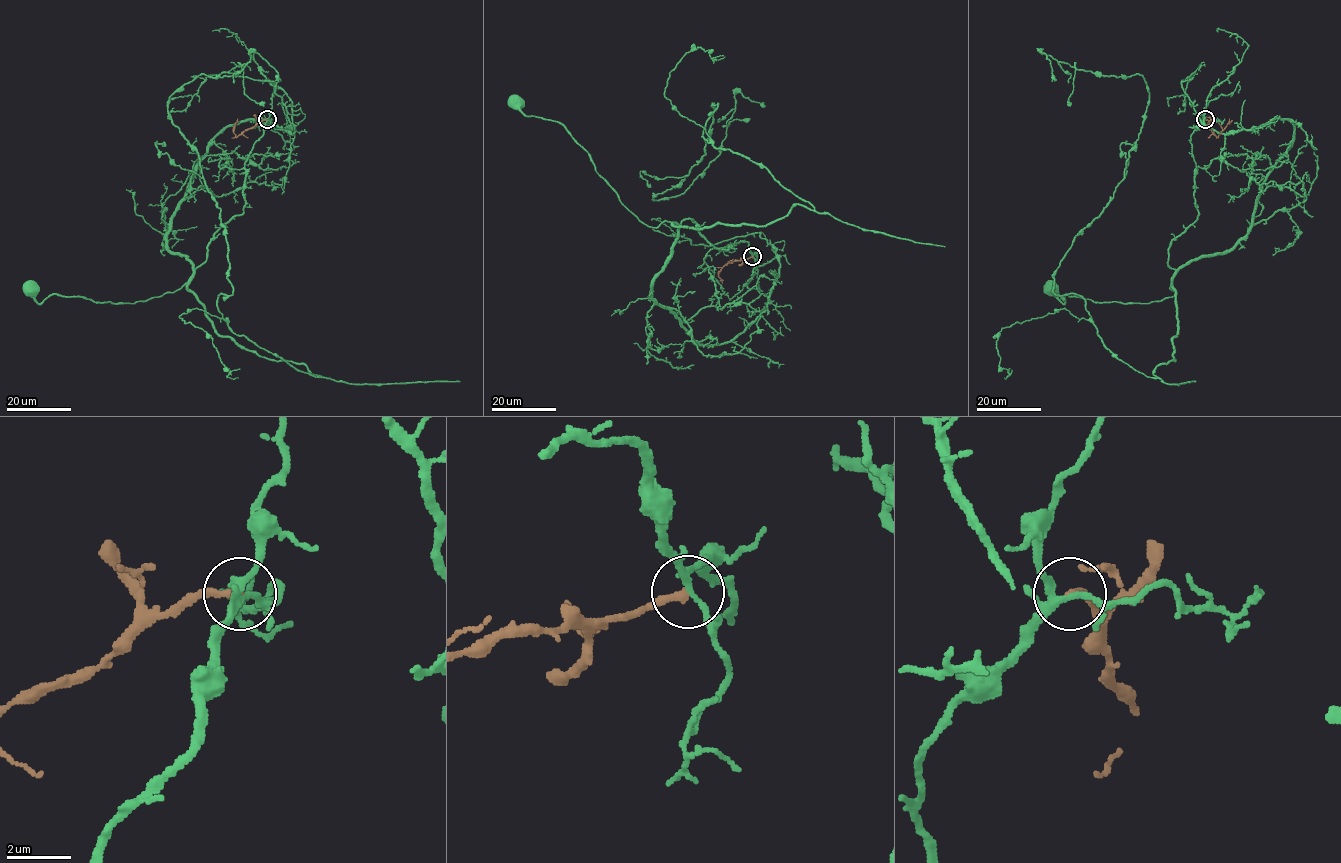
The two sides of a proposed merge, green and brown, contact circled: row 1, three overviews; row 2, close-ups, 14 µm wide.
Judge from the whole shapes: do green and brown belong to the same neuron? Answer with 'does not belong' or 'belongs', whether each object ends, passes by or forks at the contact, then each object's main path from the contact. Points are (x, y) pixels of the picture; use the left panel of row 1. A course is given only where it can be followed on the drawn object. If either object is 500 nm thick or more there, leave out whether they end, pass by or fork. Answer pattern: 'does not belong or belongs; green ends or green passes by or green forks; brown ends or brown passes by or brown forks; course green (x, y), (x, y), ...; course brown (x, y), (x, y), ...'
does not belong; green forks; brown ends; course green (267, 120), (245, 163), (243, 213), (215, 233), (180, 288), (132, 303), (51, 294), (38, 303), (30, 289); course brown (267, 120), (257, 122), (237, 137), (233, 131), (237, 120)

